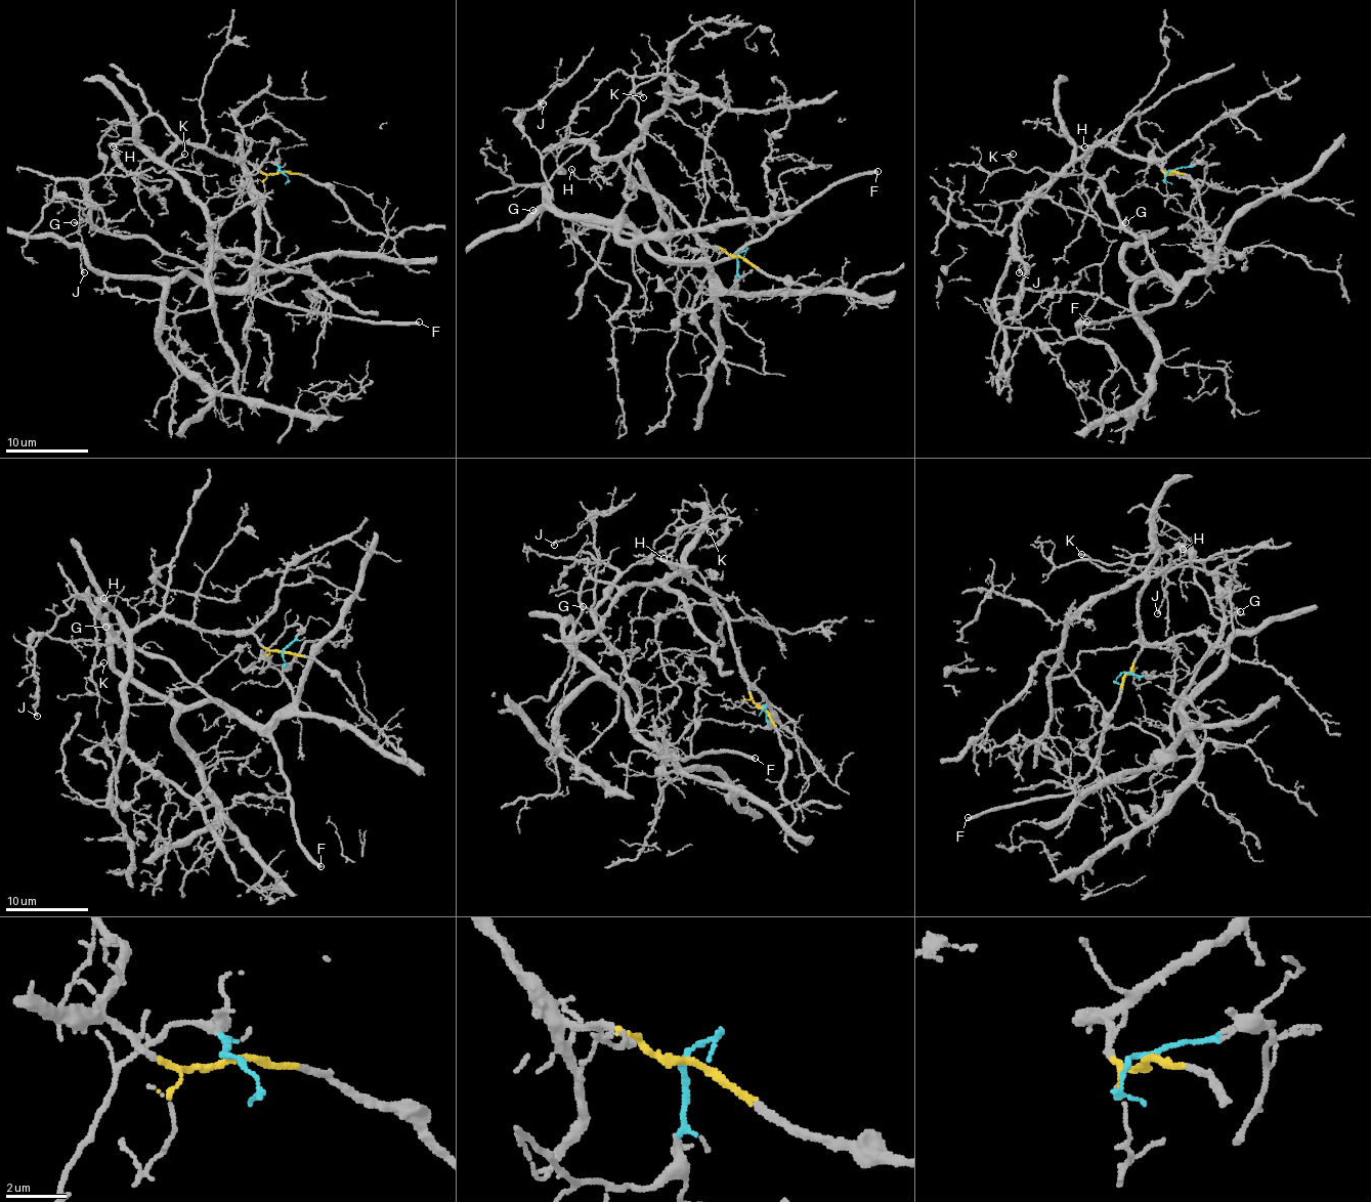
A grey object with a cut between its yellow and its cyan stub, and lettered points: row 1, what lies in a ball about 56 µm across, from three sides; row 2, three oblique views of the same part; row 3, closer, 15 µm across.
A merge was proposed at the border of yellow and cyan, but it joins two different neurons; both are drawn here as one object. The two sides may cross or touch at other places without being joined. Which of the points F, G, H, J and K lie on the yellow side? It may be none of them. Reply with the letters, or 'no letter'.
H

